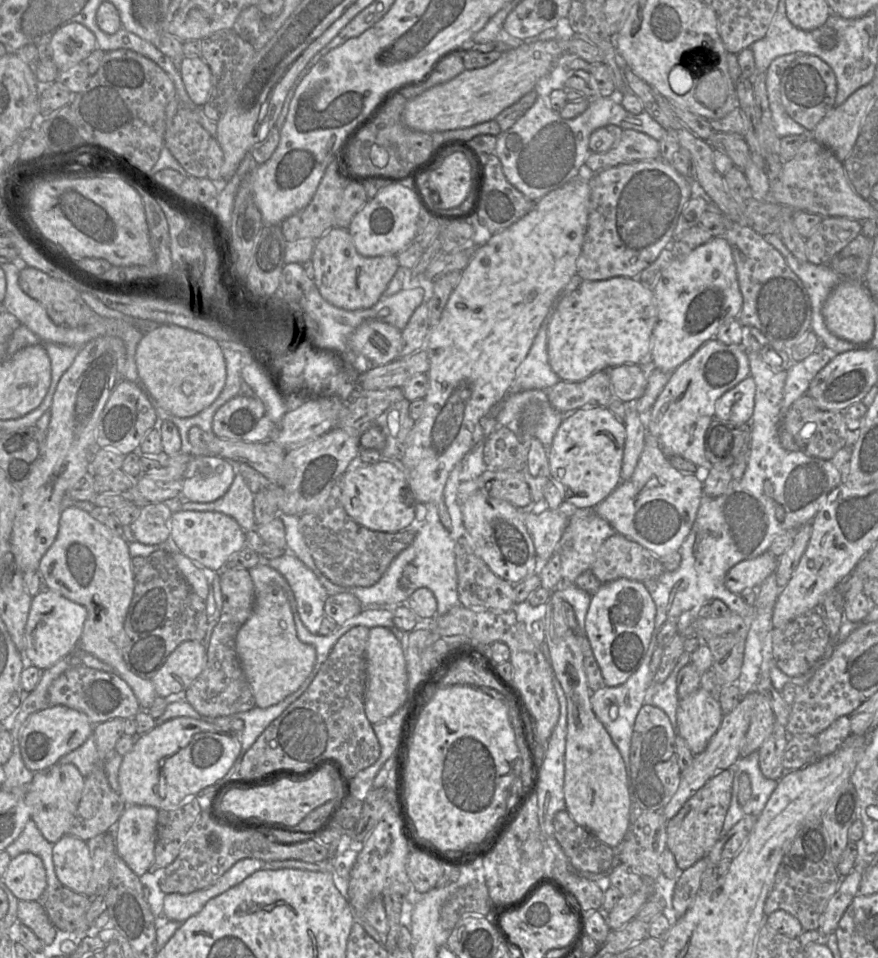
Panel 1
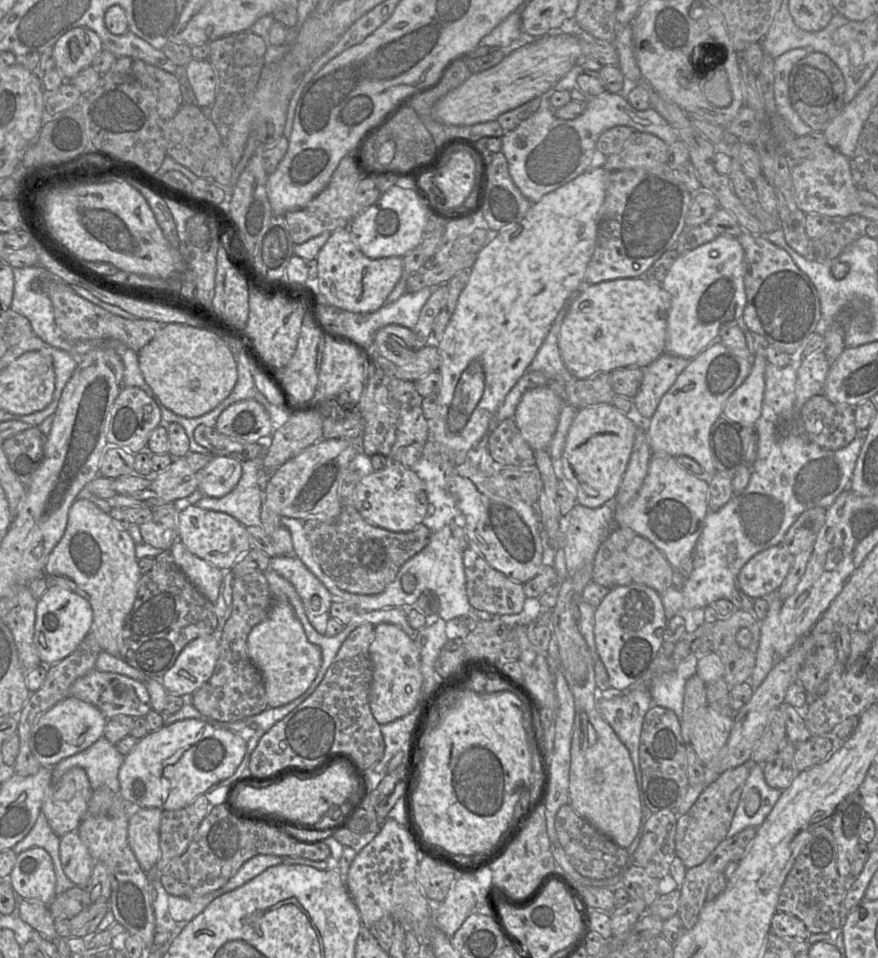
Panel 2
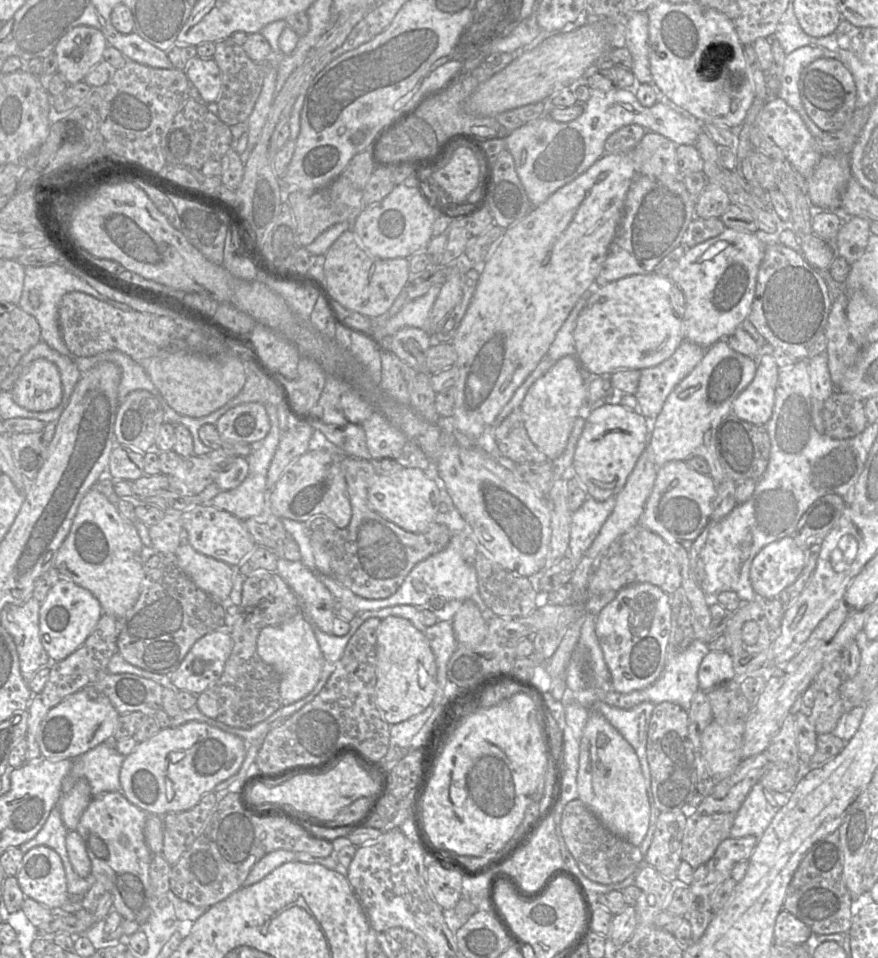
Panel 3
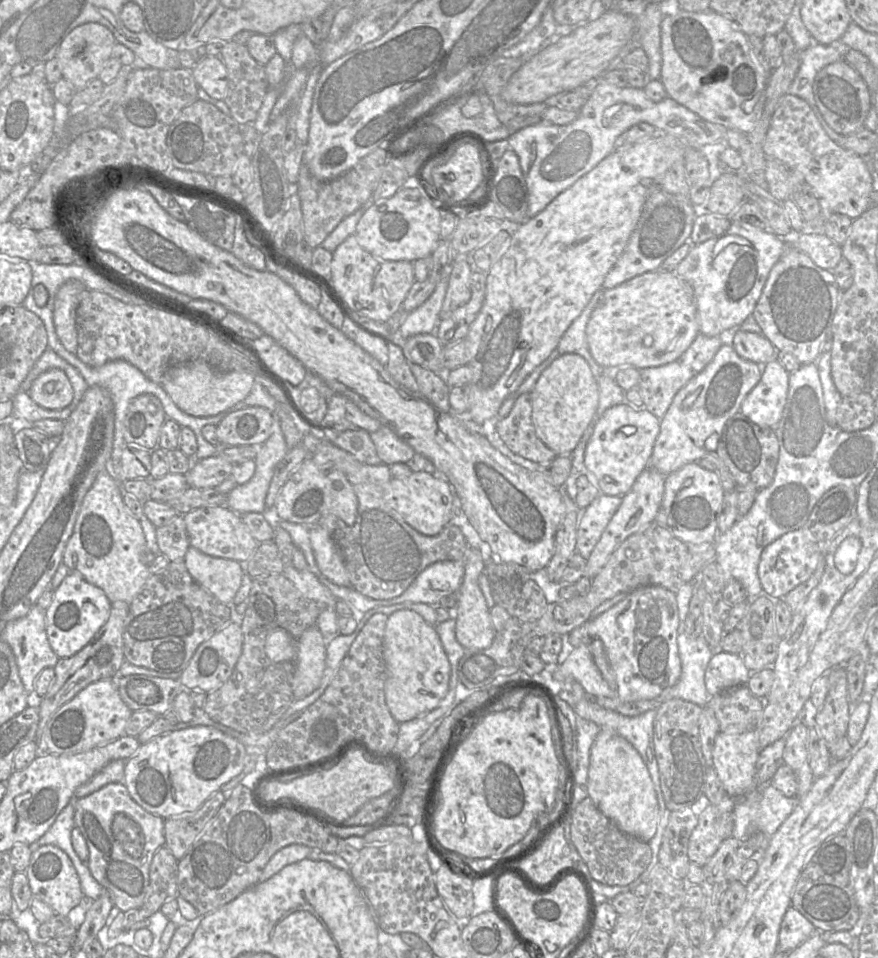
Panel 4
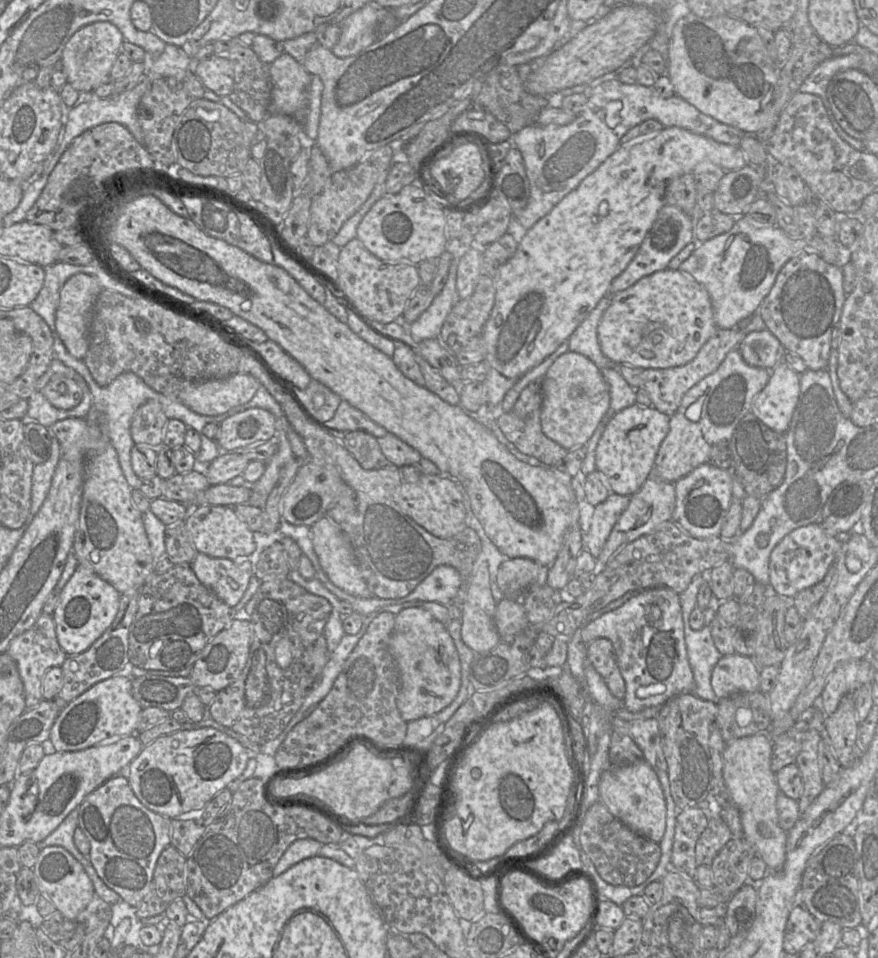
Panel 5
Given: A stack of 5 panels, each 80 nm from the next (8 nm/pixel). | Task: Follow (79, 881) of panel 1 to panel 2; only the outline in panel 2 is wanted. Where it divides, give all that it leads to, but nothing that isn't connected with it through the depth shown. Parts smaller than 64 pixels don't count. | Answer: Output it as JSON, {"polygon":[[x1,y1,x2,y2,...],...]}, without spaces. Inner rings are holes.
{"polygon":[[77,830,60,839,60,859,65,875,76,887,85,889,92,876,94,860]]}

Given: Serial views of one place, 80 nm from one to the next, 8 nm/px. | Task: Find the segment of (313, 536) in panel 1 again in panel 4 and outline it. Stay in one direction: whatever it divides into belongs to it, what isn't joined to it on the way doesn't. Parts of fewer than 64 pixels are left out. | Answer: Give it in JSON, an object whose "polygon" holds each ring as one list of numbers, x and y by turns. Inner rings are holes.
{"polygon":[[322,441,322,445,318,446,316,453,311,455,330,459,334,465,343,472,357,496,358,513,353,525,347,525,343,520,332,513,323,514,315,524,327,530,334,539,348,572,351,587,357,592,376,600,392,599,405,592,416,577,429,565,445,560,463,562,467,542,459,527,447,524,441,532,435,536,423,535,405,522,401,515,385,502,384,490,386,484,392,479,388,465,381,464,371,466,363,464,356,460,350,453,329,441]]}

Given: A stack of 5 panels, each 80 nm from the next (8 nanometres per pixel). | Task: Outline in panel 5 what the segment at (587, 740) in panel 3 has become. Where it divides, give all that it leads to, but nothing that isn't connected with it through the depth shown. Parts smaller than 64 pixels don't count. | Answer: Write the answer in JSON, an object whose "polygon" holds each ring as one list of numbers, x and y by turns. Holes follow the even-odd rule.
{"polygon":[[646,760,636,761,629,765,611,765,605,770,598,782,600,800,612,815,631,830,659,843,666,831,666,801,659,778]]}

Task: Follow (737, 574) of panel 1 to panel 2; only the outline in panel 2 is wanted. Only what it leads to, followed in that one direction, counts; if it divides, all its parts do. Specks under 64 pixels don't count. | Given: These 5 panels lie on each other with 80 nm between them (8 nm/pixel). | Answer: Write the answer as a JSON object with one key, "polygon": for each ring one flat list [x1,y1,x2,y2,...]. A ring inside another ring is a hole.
{"polygon":[[777,544,754,555,740,570,738,586,751,599,765,598,778,591,787,576,794,555]]}

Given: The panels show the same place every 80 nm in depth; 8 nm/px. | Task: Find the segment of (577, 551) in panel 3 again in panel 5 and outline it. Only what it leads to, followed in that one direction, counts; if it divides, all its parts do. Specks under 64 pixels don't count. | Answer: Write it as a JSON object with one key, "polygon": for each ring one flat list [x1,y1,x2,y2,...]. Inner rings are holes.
{"polygon":[[611,493,605,501,595,506,590,529,582,536,583,550,588,551,595,558,598,557,611,530,629,502,630,496]]}

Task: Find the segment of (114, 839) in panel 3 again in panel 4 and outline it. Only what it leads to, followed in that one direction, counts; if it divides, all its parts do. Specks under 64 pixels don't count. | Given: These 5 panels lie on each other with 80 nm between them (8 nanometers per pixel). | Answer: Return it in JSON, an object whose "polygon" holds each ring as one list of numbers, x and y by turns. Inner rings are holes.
{"polygon":[[122,782,111,783,80,799,73,799,75,826,83,835,89,850,88,867,96,881,108,892,115,907,125,913,140,908,149,892,150,866,154,854,165,846,164,822,160,816,143,809]]}

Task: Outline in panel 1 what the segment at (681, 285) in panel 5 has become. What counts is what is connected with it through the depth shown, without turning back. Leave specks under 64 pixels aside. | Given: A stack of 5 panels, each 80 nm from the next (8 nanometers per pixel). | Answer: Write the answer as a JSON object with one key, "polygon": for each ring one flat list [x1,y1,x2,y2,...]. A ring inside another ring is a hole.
{"polygon":[[613,277,607,280,583,281,575,290,562,297,556,307,549,314,547,351,551,369,564,382,580,382,595,372,608,371,609,369,624,365,639,365,647,361,651,353,651,338,657,323,657,302,652,288,643,285,637,278]]}

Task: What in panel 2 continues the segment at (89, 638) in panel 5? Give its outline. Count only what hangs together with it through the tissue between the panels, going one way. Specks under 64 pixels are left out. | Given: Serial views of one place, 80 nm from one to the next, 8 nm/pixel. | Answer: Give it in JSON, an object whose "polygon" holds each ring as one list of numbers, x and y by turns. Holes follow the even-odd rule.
{"polygon":[[59,585,49,586,38,599,34,642,41,665,52,666,69,656,91,630,93,610,82,596]]}

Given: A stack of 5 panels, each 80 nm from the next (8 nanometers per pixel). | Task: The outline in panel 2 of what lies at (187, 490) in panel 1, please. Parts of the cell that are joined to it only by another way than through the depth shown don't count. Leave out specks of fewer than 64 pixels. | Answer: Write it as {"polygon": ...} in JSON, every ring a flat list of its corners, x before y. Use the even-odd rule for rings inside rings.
{"polygon":[[215,456,201,469,199,489,203,495,221,498,230,493,242,476,242,462,237,459]]}

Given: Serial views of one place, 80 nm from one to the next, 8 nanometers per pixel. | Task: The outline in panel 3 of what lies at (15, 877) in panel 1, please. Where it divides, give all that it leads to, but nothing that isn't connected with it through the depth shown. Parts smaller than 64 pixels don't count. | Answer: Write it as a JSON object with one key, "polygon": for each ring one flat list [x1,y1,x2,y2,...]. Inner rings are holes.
{"polygon":[[47,846,26,852,15,877,26,898,52,911,59,910,70,899,62,860]]}

